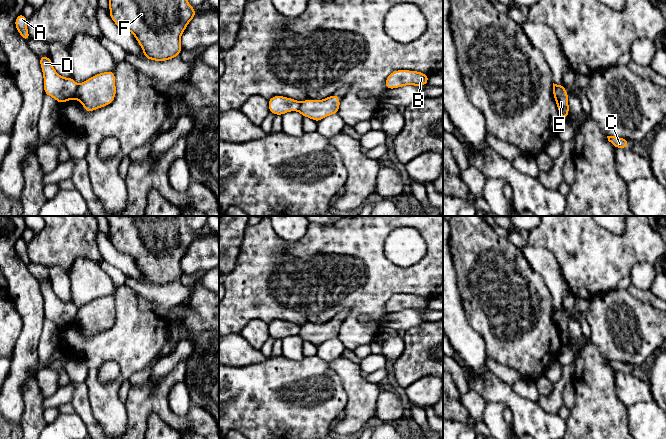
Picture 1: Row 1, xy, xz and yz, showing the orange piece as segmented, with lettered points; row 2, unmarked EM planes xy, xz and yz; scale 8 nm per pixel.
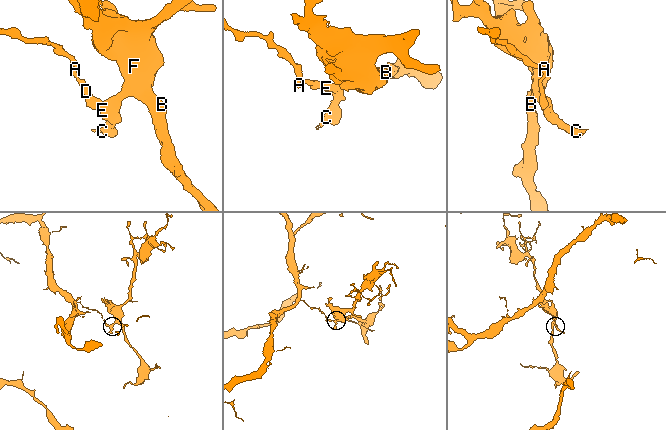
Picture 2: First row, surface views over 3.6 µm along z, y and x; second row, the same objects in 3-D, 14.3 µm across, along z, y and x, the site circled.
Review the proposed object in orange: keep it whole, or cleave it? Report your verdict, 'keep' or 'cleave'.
cleave

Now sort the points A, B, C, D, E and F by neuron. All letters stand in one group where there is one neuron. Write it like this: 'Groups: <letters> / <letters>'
Groups: A D / B C E F

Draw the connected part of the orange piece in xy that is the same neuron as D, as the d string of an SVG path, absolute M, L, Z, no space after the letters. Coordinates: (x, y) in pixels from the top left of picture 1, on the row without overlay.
M42 279L39 285L43 296L45 319L53 321L58 327L71 324L78 308L72 301L60 300L54 293L50 281Z

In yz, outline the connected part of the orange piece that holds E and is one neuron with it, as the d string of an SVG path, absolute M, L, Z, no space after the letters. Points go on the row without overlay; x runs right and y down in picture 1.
M562 308L553 311L553 321L556 324L562 345L567 343L569 337L568 320L567 315Z

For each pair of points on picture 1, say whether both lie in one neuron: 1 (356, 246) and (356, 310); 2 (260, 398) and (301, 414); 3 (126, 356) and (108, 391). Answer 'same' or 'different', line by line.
1: same
2: same
3: same

